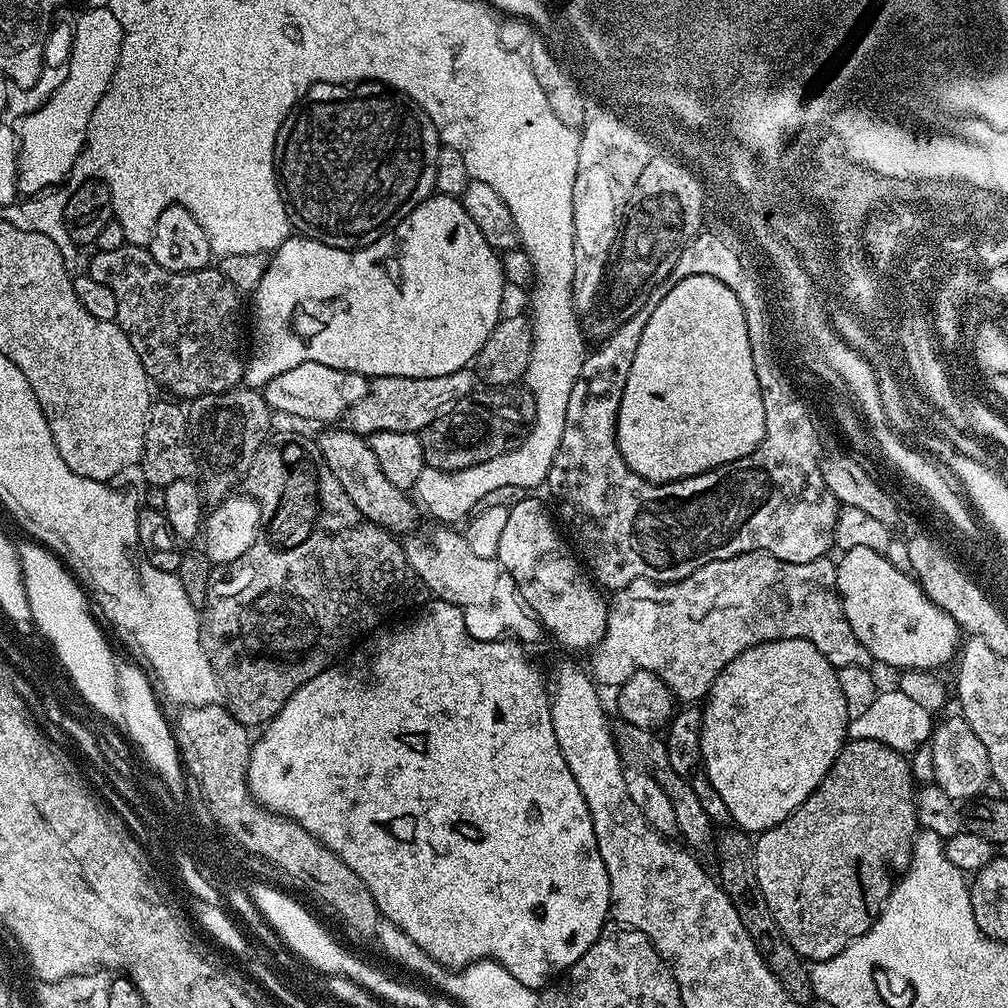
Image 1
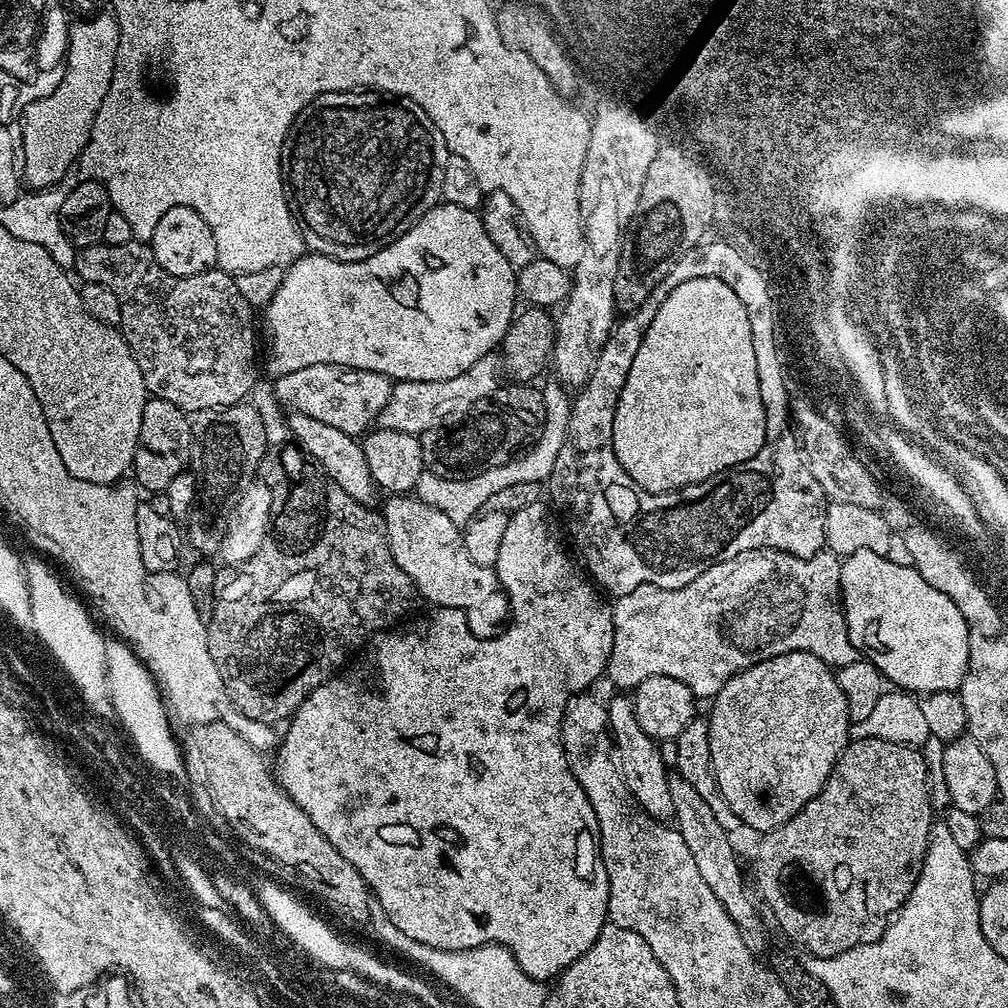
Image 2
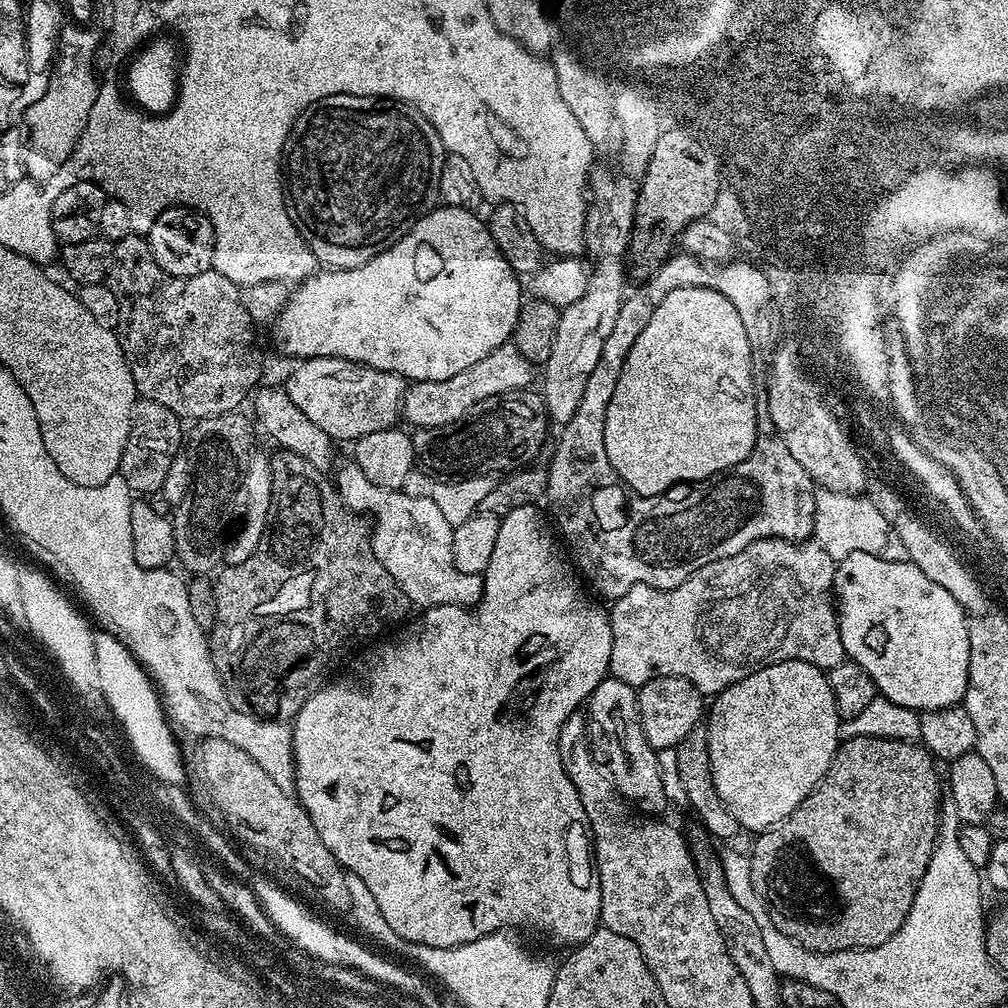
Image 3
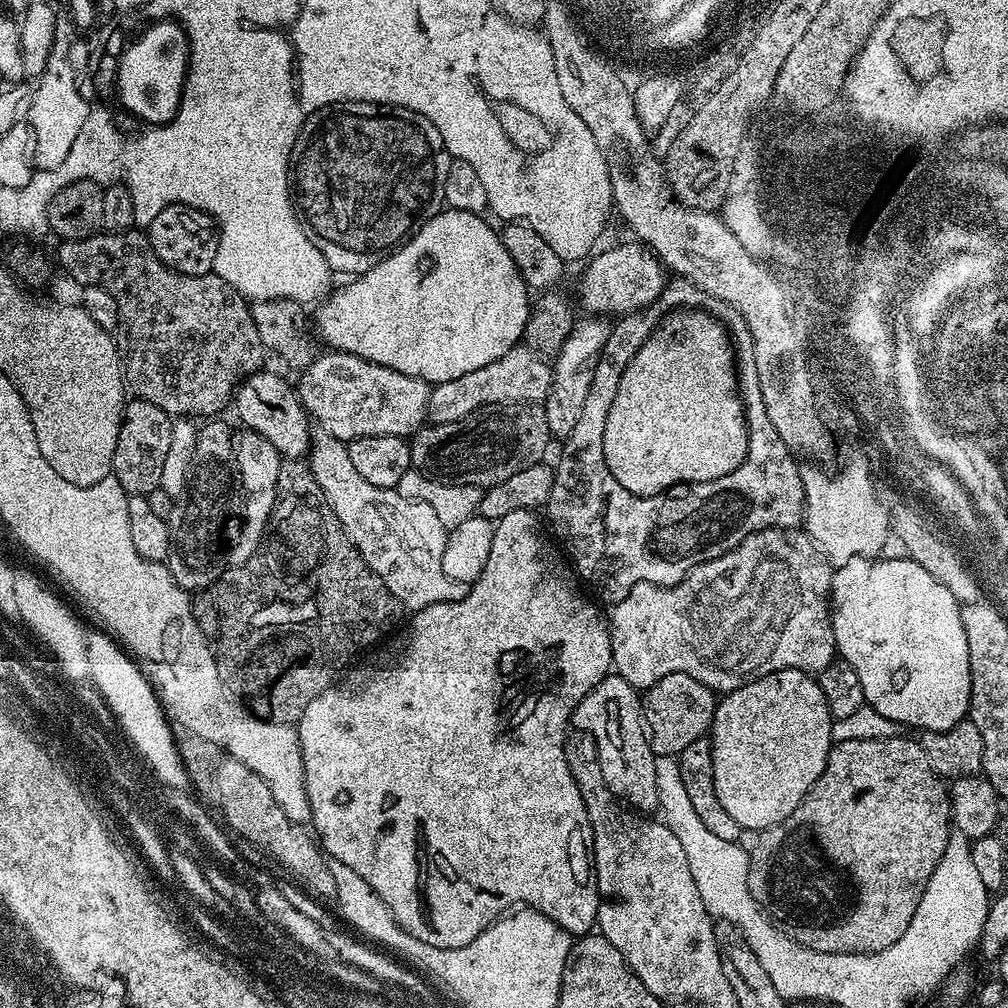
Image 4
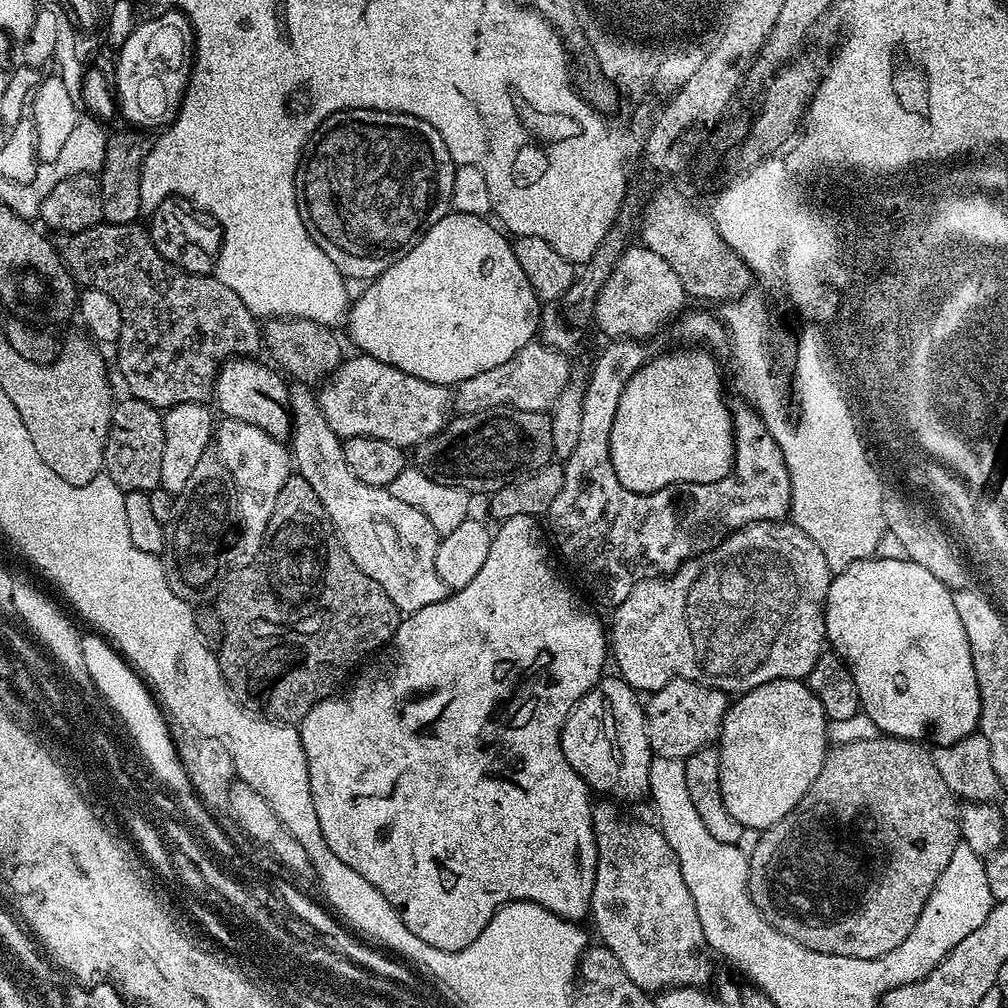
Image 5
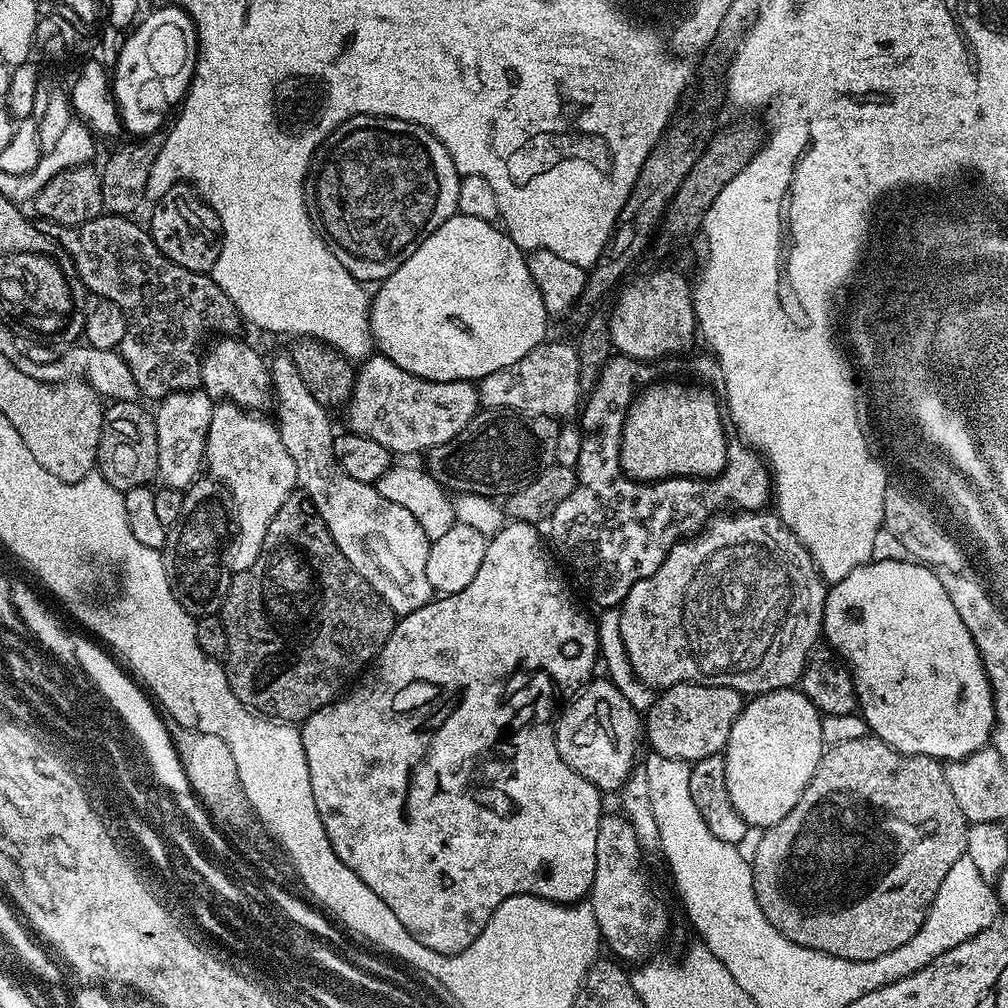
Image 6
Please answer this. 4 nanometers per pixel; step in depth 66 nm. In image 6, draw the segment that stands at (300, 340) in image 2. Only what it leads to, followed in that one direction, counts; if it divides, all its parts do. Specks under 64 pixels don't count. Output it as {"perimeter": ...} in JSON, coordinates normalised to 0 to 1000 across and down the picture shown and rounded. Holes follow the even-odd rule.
{"perimeter":[[[457,212],[446,215],[426,230],[374,286],[365,312],[369,340],[376,352],[415,375],[475,379],[490,367],[510,363],[514,355],[522,355],[543,334],[546,314],[530,276],[526,276],[521,251],[486,218]]]}

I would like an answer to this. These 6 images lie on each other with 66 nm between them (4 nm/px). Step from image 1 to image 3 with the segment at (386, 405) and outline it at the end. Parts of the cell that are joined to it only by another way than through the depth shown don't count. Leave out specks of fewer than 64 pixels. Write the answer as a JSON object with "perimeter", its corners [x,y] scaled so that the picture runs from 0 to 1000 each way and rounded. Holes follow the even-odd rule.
{"perimeter":[[[505,339],[494,343],[478,359],[470,359],[458,371],[441,377],[414,377],[404,382],[401,390],[400,416],[409,420],[410,426],[434,425],[442,423],[458,415],[474,399],[491,393],[502,393],[510,389],[519,389],[528,377],[530,363],[512,346],[511,340]]]}

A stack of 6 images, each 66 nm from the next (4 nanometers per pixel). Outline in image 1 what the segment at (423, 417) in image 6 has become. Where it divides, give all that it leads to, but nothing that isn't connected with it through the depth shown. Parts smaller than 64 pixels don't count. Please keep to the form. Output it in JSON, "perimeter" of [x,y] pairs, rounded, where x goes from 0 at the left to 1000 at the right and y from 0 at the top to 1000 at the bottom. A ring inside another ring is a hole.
{"perimeter":[[[300,359],[281,371],[268,375],[260,387],[262,397],[271,410],[295,413],[298,417],[314,417],[317,423],[325,423],[328,417],[344,414],[345,408],[359,395],[363,395],[367,384],[366,374],[354,369],[331,367],[331,363],[319,363],[319,359]]]}

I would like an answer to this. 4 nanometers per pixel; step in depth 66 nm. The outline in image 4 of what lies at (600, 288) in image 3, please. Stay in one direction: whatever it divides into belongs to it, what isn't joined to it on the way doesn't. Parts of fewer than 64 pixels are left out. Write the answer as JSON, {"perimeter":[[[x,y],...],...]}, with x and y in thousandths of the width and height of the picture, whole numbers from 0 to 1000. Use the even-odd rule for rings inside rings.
{"perimeter":[[[591,313],[574,316],[559,340],[558,347],[549,356],[547,385],[543,395],[538,399],[538,404],[543,422],[551,436],[561,437],[565,428],[569,427],[581,400],[586,376],[589,375],[589,363],[592,362],[597,343],[600,342],[605,329],[606,322],[602,316]]]}

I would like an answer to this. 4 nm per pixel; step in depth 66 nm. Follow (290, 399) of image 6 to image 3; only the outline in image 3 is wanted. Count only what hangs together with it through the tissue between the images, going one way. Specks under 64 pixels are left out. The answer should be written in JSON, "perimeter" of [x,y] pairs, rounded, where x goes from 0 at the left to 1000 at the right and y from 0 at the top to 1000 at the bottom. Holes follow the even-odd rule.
{"perimeter":[[[344,458],[337,465],[332,465],[331,479],[333,487],[337,490],[337,497],[346,508],[360,510],[362,513],[369,512],[367,515],[367,531],[369,534],[369,545],[379,558],[379,562],[391,573],[391,577],[403,589],[403,593],[410,600],[418,599],[418,604],[426,603],[463,603],[467,604],[476,596],[476,590],[480,588],[479,570],[458,569],[454,562],[450,562],[450,550],[448,549],[448,526],[449,520],[442,518],[438,506],[427,498],[427,494],[411,494],[399,486],[387,484],[376,484],[367,478],[355,466],[352,458]]]}

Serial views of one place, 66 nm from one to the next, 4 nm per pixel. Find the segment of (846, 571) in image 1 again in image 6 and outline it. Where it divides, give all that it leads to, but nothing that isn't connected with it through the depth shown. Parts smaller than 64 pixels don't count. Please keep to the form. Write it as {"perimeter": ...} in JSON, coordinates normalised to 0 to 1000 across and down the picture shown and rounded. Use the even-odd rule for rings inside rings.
{"perimeter":[[[865,556],[848,563],[839,573],[828,576],[820,584],[817,593],[817,613],[815,627],[827,642],[833,646],[833,651],[838,655],[840,666],[845,668],[845,680],[849,682],[851,706],[860,718],[860,725],[870,734],[882,738],[888,746],[900,750],[922,750],[924,754],[943,756],[960,750],[963,746],[977,741],[981,737],[986,721],[986,707],[984,705],[984,683],[980,680],[980,670],[976,667],[976,658],[972,656],[970,645],[966,641],[966,633],[962,633],[962,625],[954,617],[950,605],[946,605],[946,597],[941,584],[937,584],[937,579],[932,575],[926,564],[912,559],[895,556]]]}

